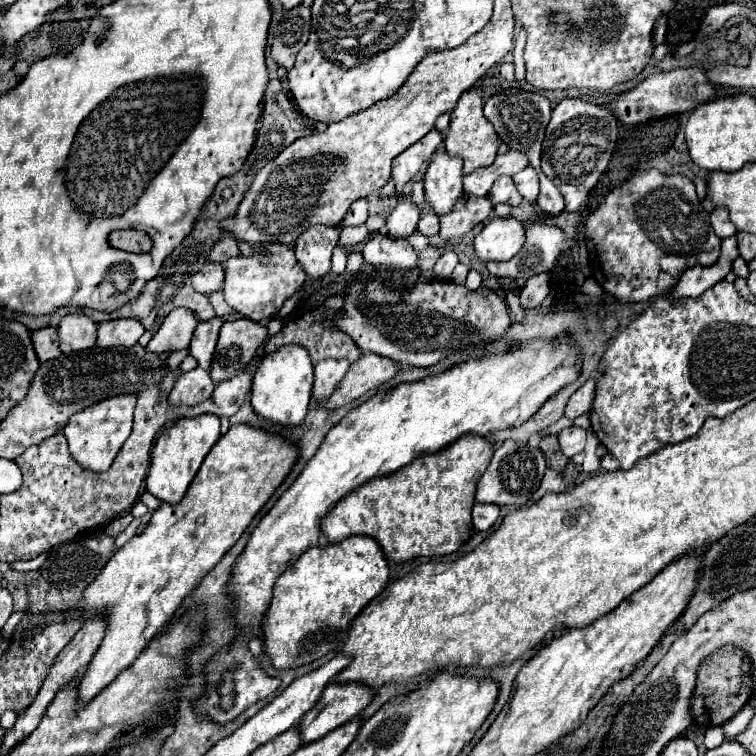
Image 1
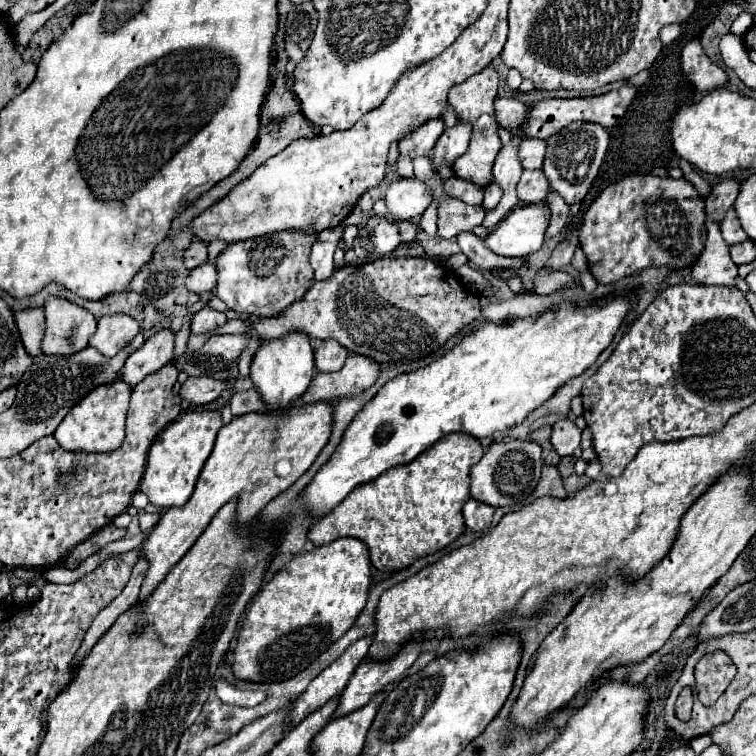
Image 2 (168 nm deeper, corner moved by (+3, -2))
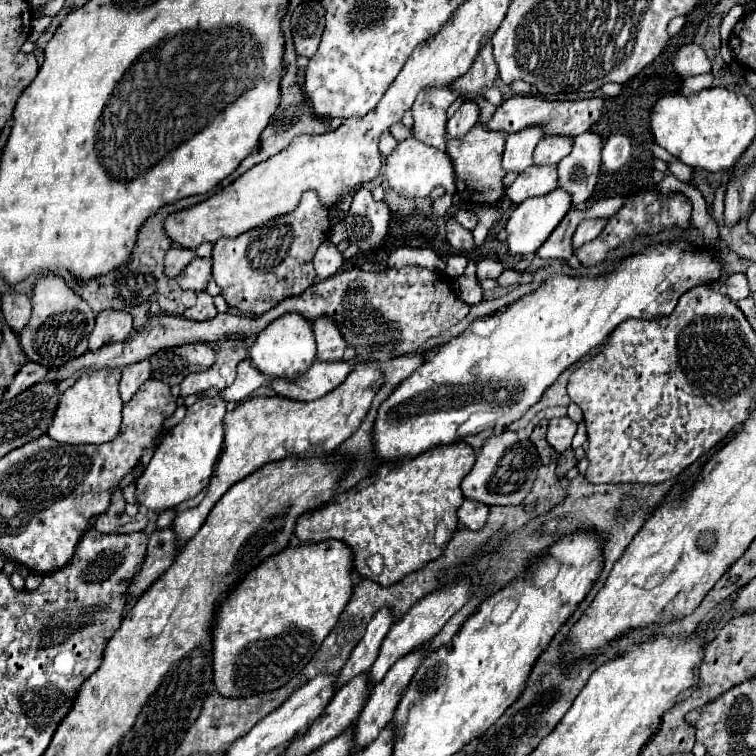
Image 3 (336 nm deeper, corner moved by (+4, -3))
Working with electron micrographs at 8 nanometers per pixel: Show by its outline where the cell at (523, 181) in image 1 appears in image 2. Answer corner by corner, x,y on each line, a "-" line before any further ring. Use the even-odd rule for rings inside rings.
523,171
517,183
517,197
523,203
539,203
551,191
549,181
545,179
543,171

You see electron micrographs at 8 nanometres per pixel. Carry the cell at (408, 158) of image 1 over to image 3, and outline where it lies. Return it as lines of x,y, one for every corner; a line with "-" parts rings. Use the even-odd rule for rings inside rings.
432,88
430,92
420,92
416,102
412,104
414,126
412,134
422,144
444,150
446,148
446,110
458,98
458,92
450,88

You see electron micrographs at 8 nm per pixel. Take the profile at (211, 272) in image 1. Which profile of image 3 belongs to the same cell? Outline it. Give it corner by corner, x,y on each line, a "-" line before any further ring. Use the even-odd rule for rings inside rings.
194,258
184,272
180,272
178,276
178,284
182,286
182,290
194,290
194,292
202,292
206,290
206,284
212,278
212,262
208,258

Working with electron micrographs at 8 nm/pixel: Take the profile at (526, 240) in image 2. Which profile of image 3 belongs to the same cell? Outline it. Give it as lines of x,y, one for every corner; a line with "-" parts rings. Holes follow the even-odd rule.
556,188
548,192
546,196
536,196
528,198
522,204
514,208
510,214
510,220
506,224
506,246
510,256
526,256
526,254
536,254
536,250
546,242
546,238
552,234
552,230
560,224
564,214
570,210
570,200
568,194
562,188

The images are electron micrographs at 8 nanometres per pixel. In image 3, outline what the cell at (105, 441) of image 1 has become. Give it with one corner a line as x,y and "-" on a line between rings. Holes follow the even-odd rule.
120,368
86,372
60,398
60,408
48,428
48,436
62,444
104,444
118,436
122,424
122,398
118,392

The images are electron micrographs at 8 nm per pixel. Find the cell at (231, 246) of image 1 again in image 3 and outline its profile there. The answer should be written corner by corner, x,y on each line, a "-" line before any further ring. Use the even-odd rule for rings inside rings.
178,246
178,248
174,248
174,250
170,250
170,252
166,254
164,272
166,272
170,278
176,278
176,276
190,264
190,260
194,260
194,258
196,258
194,250

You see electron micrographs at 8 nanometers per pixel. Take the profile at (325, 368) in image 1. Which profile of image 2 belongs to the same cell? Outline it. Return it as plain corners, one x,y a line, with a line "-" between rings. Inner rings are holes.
335,339
321,341
321,345
315,349
315,367
319,373
331,373
339,371
347,359
349,351
341,347

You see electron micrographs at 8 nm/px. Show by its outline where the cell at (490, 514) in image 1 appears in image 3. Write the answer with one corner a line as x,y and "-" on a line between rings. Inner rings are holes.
464,500
464,504
458,510
458,522
462,528
468,530
480,530
484,528
486,520
490,514
490,506
488,504
480,504
474,500

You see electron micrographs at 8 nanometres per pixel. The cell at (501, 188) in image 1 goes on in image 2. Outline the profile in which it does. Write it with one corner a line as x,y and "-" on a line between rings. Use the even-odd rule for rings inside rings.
509,143
509,145
501,147
501,151
499,151
499,155
495,159
493,175
495,175
495,181
503,189
503,197
501,197
501,201
499,201
499,205
495,209
485,211
485,219
483,219
481,225
487,227
487,229
493,229
519,203
517,193
515,193
515,185
519,183
523,167
521,167
521,159
517,155
517,147
519,145
515,145
515,143

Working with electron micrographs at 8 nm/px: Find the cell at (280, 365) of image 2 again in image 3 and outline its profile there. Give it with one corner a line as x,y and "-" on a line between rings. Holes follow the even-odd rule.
284,314
270,322
254,340
250,348
250,362
252,366
270,376
270,378
284,378
284,380
298,380
314,362
316,358
316,344
312,336
312,322
300,318
298,314

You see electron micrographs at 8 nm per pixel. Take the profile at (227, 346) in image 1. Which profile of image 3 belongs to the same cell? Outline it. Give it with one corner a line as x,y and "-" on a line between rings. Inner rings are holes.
204,342
160,350
154,356
150,356
152,376
174,386
180,384
188,374
204,372
210,366
214,366
214,358
214,348

